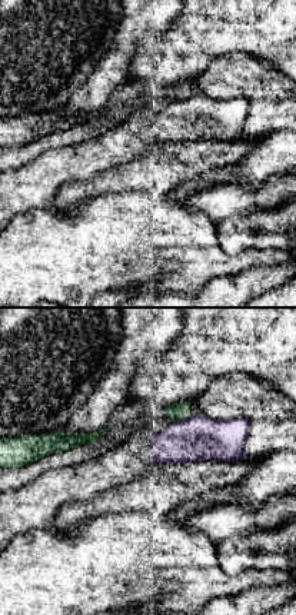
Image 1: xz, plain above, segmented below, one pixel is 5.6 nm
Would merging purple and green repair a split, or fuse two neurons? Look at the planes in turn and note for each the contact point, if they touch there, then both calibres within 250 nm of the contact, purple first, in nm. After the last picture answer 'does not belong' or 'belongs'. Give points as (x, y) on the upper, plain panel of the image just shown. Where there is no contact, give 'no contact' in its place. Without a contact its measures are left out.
meets purple at (183, 99); 260 nm thick on the purple side, 100 nm on the other

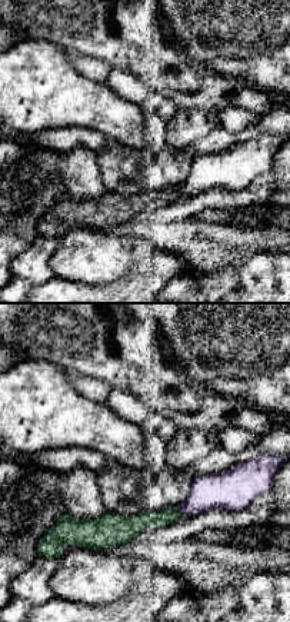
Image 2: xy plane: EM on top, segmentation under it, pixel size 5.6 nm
meets purple at (182, 192); 200 nm thick on the purple side, 100 nm on the other

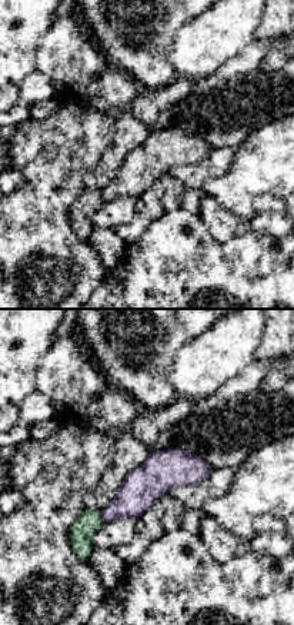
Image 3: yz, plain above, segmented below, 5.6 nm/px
meets purple at (102, 196); 220 nm thick on the purple side, 140 nm on the other

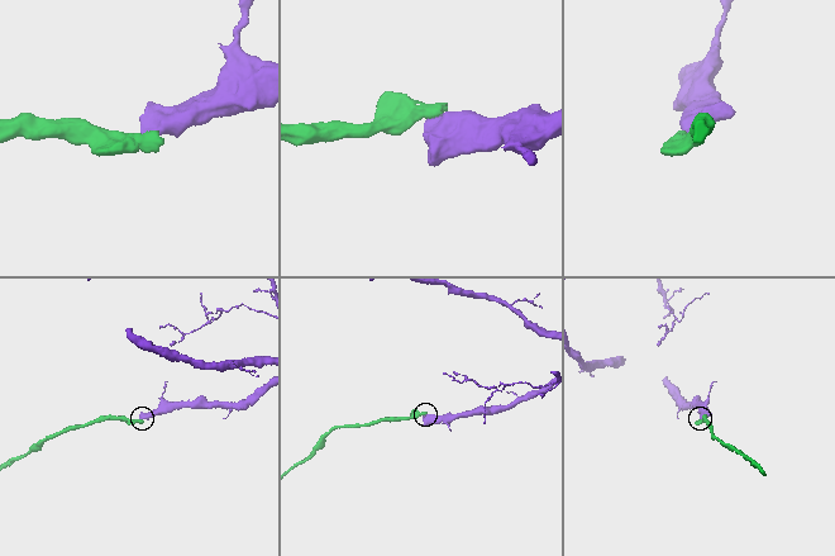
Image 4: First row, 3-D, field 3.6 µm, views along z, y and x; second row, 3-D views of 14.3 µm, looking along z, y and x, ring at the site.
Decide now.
does not belong

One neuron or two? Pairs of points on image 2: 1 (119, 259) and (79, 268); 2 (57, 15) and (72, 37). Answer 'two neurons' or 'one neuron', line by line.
1: one neuron
2: one neuron

